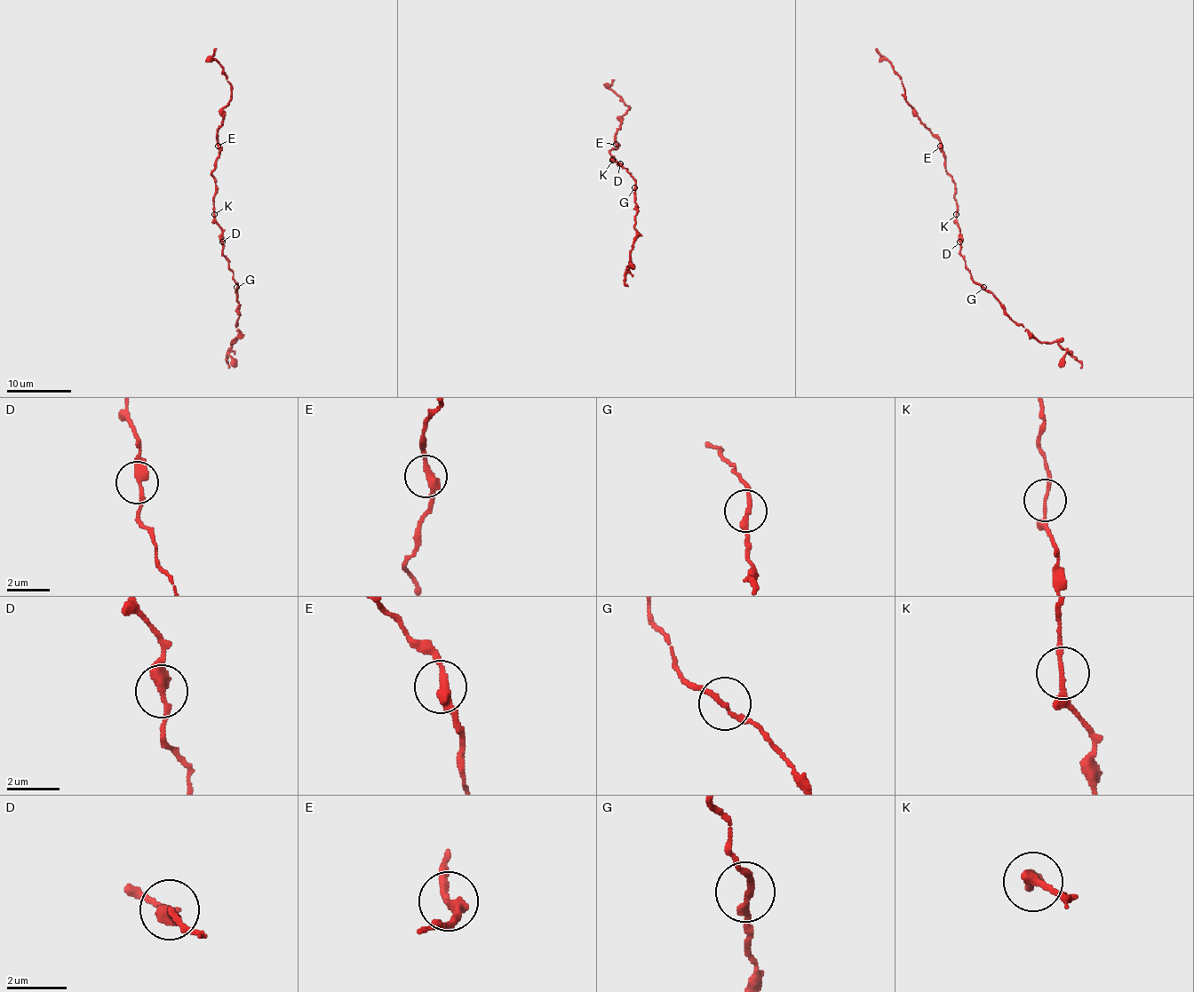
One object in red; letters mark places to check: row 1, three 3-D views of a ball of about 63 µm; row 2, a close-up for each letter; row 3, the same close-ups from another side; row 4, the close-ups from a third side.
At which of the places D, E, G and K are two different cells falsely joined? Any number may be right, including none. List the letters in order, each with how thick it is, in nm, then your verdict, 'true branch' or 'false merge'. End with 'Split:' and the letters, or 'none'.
D: 360 nm thick; true branch
E: 320 nm thick; true branch
G: 200 nm thick; true branch
K: 120 nm thick; true branch
Split: none

